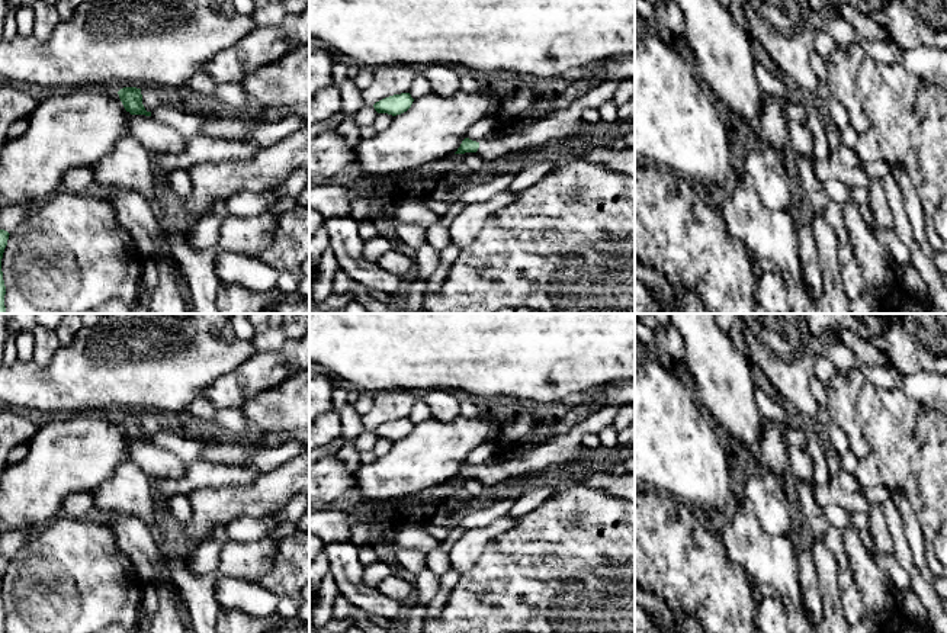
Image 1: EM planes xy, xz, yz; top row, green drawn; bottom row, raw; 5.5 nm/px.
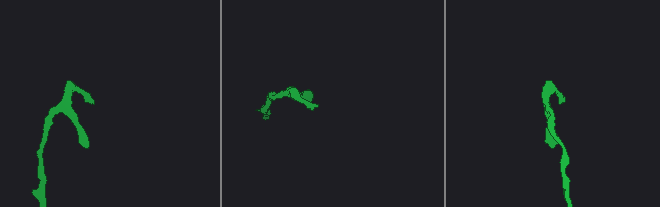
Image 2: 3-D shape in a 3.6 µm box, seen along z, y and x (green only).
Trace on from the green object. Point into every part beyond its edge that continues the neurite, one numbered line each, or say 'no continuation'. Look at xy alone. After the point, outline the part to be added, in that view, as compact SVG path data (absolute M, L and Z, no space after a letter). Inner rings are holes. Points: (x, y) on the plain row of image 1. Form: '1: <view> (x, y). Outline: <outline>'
1: xy (189, 449). Outline: M160 430L151 441L176 453L186 463L200 459L202 453L212 446L209 441L177 436L167 430Z

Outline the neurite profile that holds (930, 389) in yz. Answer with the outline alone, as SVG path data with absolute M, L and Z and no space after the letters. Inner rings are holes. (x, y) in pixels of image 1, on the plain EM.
M927 372L899 373L899 389L908 398L940 409L947 415L947 376Z

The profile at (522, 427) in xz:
M520 409L508 420L498 421L488 440L481 443L466 459L466 463L482 467L507 457L511 452L539 437L543 424L535 412Z

